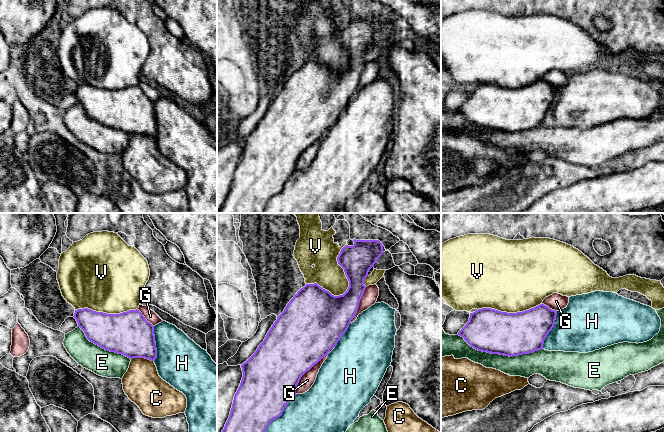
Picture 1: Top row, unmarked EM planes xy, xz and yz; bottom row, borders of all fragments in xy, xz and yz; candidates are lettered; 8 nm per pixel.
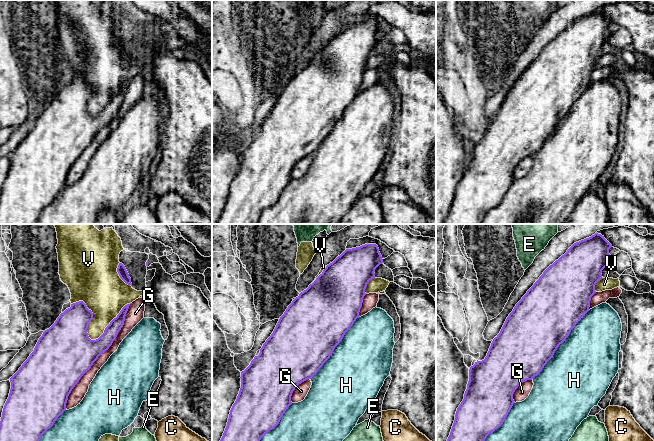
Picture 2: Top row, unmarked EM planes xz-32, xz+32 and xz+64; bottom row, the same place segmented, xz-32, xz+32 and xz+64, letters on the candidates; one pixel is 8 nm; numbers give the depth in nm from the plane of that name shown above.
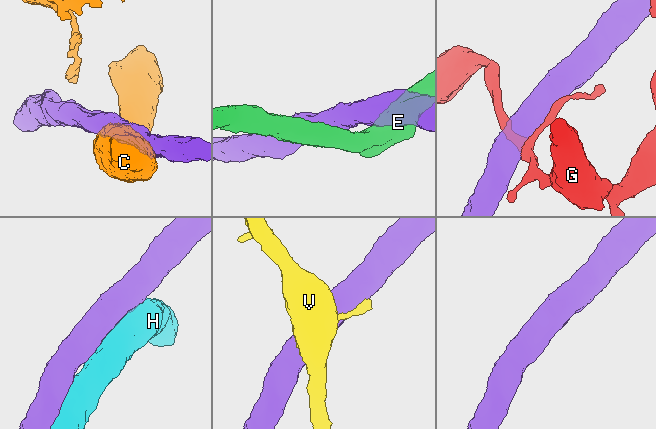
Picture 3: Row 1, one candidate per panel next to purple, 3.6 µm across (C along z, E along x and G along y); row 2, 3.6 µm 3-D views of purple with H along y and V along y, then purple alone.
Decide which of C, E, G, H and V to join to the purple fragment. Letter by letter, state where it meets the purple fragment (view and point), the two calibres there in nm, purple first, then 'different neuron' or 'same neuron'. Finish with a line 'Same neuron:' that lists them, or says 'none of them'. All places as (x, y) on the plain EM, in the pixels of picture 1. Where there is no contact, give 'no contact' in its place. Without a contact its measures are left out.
C: meets purple in xy at (142, 133); 360 nm thick on the purple side, 300 nm on the other; different neuron
E: meets purple in yz at (500, 130); 360 nm thick on the purple side, 190 nm on the other; different neuron
G: meets purple in xz at (309, 145); 480 nm thick on the purple side, 110 nm on the other; different neuron
H: meets purple in xz at (279, 192); 420 nm thick on the purple side, 480 nm on the other; same neuron
V: meets purple in xz at (348, 63); 300 nm thick on the purple side, 240 nm on the other; different neuron
Same neuron: H

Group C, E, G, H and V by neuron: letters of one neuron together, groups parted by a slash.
C / E / G / H / V

